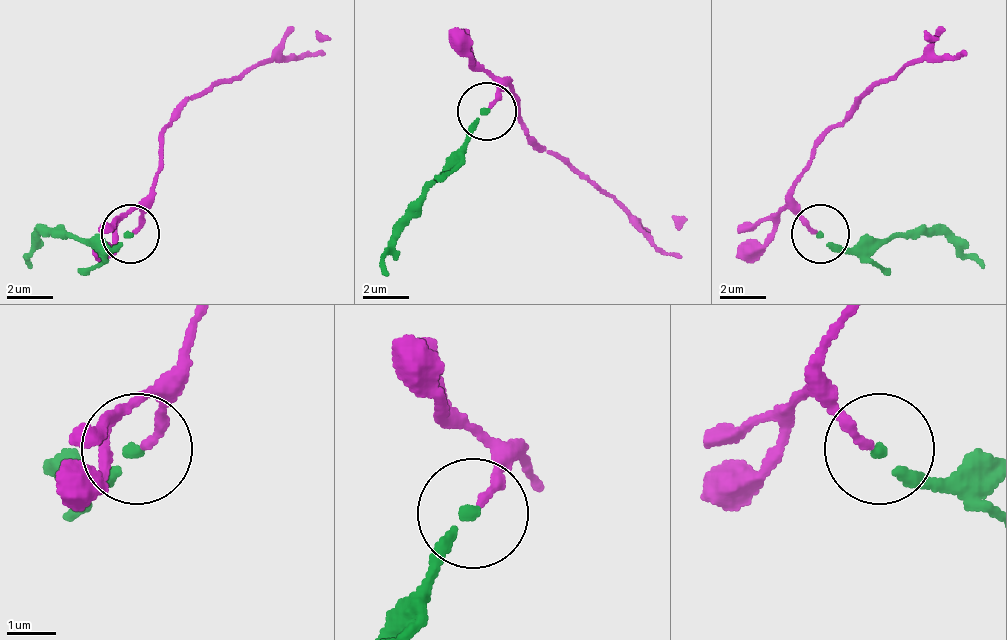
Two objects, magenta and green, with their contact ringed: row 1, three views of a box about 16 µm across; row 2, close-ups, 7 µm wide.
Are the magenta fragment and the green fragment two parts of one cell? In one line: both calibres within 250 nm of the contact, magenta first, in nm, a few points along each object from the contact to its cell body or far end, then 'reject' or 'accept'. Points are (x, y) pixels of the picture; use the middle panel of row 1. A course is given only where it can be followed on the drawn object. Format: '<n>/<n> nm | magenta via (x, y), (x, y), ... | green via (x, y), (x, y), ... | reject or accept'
180/200 nm | magenta via (488, 107), (511, 84), (517, 119), (645, 229), (686, 217) | green via (488, 113), (465, 153), (401, 229), (383, 258), (389, 276) | accept

